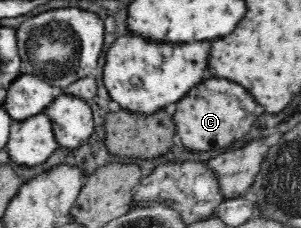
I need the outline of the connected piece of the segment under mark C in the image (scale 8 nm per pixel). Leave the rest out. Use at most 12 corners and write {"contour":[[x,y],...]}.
{"contour":[[213,77],[179,101],[173,119],[187,149],[241,139],[255,101]]}

